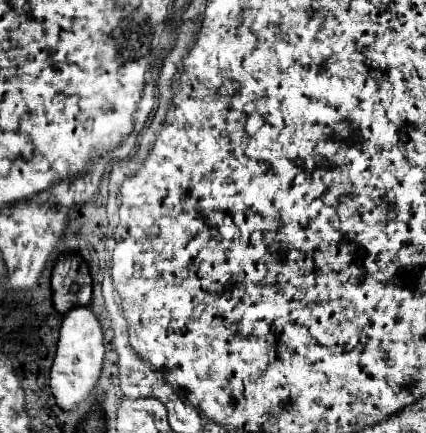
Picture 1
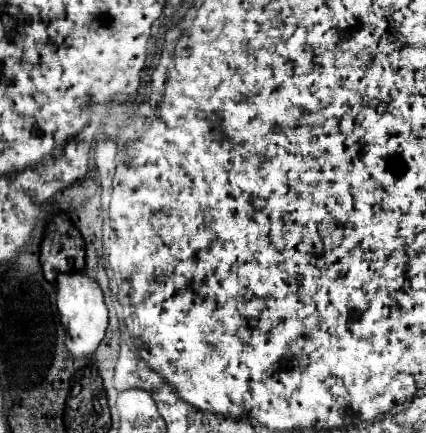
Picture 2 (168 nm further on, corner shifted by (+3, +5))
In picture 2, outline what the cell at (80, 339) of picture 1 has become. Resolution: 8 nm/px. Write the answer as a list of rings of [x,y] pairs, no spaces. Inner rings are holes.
[[[60,274],[56,280],[56,294],[58,294],[58,312],[60,320],[64,322],[66,328],[66,350],[72,358],[84,358],[92,356],[106,332],[108,326],[108,310],[102,300],[100,286],[88,278],[86,274]]]

